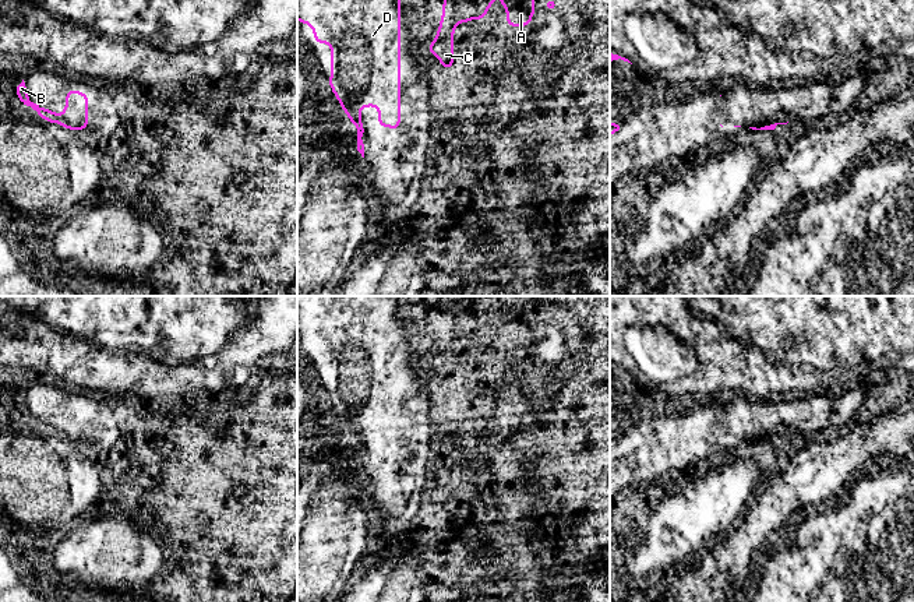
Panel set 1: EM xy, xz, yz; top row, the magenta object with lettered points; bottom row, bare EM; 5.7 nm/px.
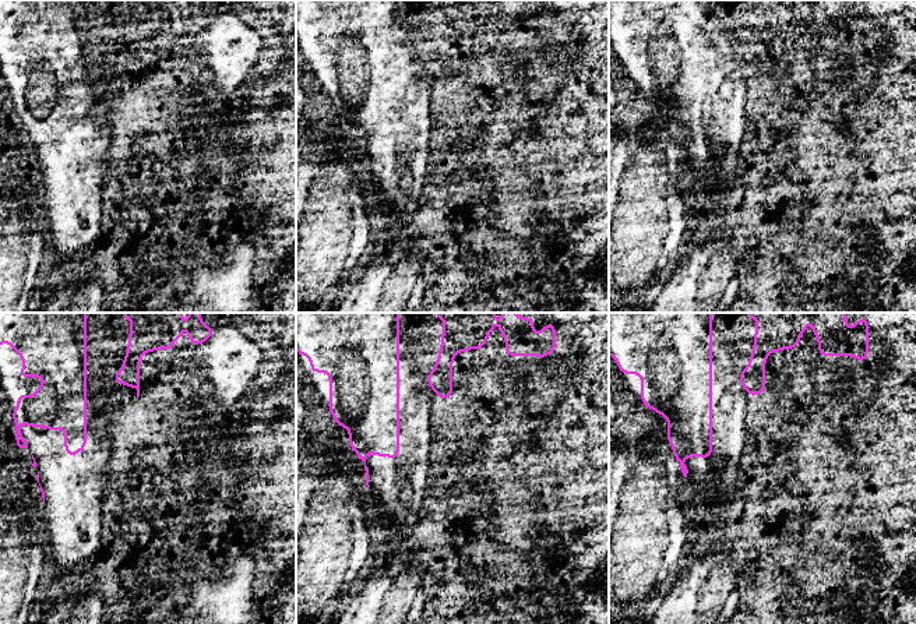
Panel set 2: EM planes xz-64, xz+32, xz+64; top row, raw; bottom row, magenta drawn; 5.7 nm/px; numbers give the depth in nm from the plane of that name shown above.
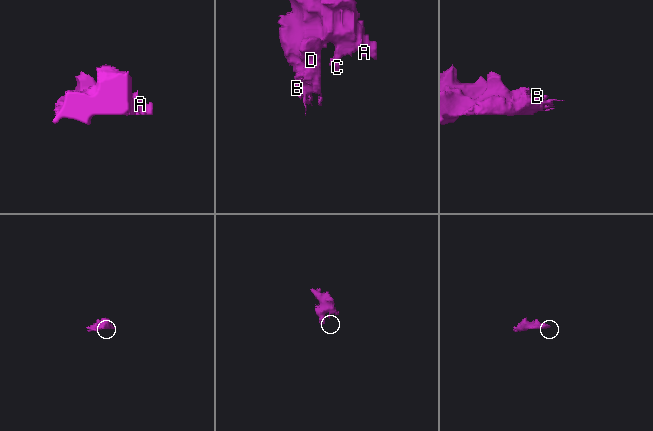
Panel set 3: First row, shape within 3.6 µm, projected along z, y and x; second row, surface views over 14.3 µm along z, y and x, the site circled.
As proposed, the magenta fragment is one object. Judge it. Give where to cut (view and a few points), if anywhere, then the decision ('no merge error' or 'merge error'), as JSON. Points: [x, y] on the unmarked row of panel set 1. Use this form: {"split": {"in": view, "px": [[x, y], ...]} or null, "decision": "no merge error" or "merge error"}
{"split": null, "decision": "no merge error"}

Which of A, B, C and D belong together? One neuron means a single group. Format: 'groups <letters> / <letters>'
groups A B C D

